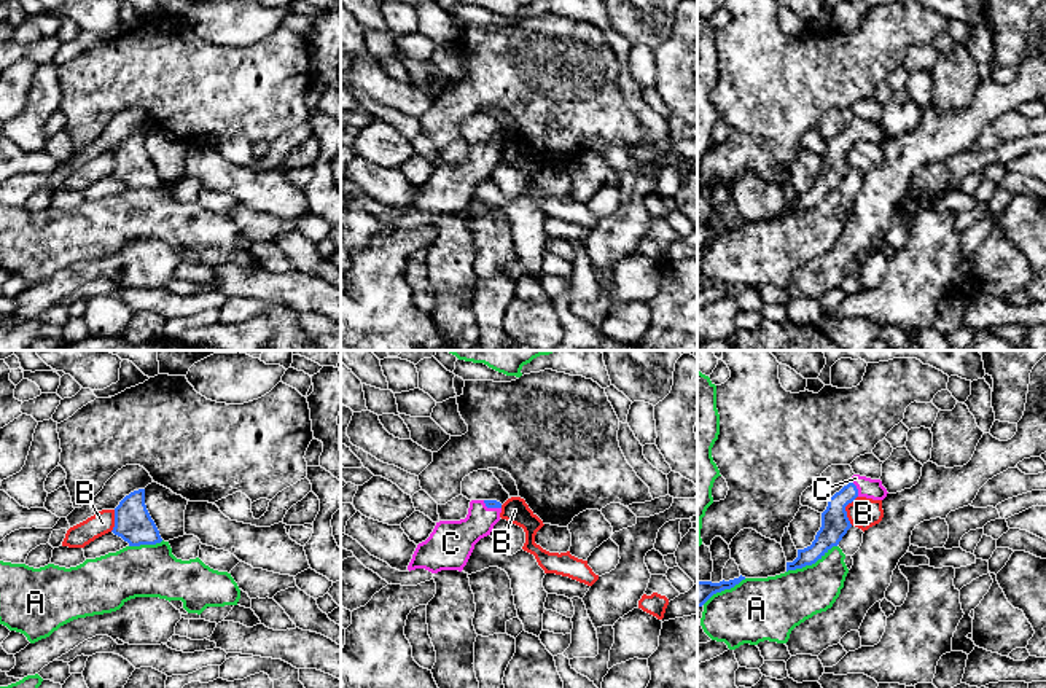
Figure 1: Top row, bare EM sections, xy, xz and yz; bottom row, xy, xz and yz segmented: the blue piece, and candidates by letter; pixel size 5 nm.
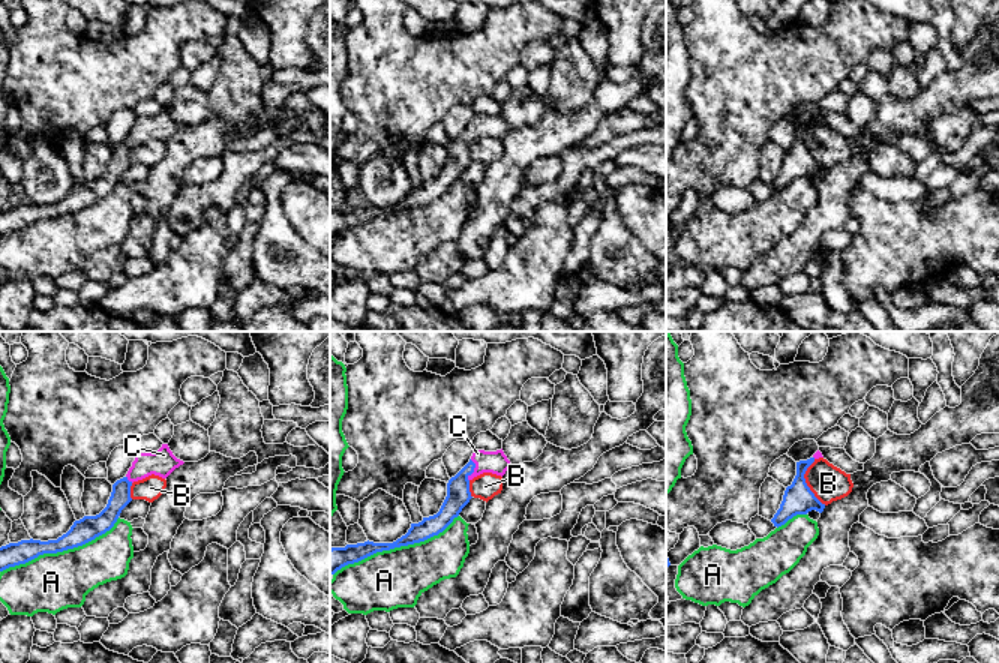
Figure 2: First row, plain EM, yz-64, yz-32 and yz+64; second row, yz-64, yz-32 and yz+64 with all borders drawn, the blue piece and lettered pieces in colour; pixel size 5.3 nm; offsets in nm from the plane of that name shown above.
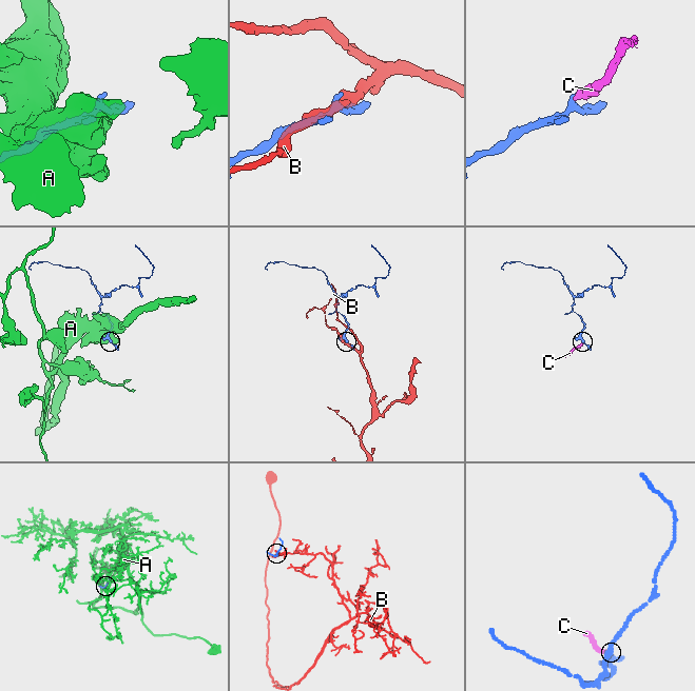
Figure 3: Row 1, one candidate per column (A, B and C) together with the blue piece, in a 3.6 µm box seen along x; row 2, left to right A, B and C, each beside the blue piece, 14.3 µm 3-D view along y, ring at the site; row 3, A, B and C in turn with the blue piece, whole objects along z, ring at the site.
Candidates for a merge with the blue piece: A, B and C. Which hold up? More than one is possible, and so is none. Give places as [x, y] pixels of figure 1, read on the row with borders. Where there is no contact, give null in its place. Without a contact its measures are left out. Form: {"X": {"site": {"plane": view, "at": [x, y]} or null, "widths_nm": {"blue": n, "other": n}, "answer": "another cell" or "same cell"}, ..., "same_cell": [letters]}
{"A": {"site": {"plane": "yz", "at": [811, 564]}, "widths_nm": {"blue": 140, "other": 280}, "answer": "another cell"}, "B": {"site": {"plane": "yz", "at": [844, 510]}, "widths_nm": {"blue": 140, "other": 160}, "answer": "another cell"}, "C": {"site": {"plane": "yz", "at": [857, 489]}, "widths_nm": {"blue": 140, "other": 100}, "answer": "same cell"}, "same_cell": ["C"]}

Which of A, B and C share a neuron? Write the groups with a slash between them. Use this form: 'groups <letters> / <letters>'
groups A / B / C

